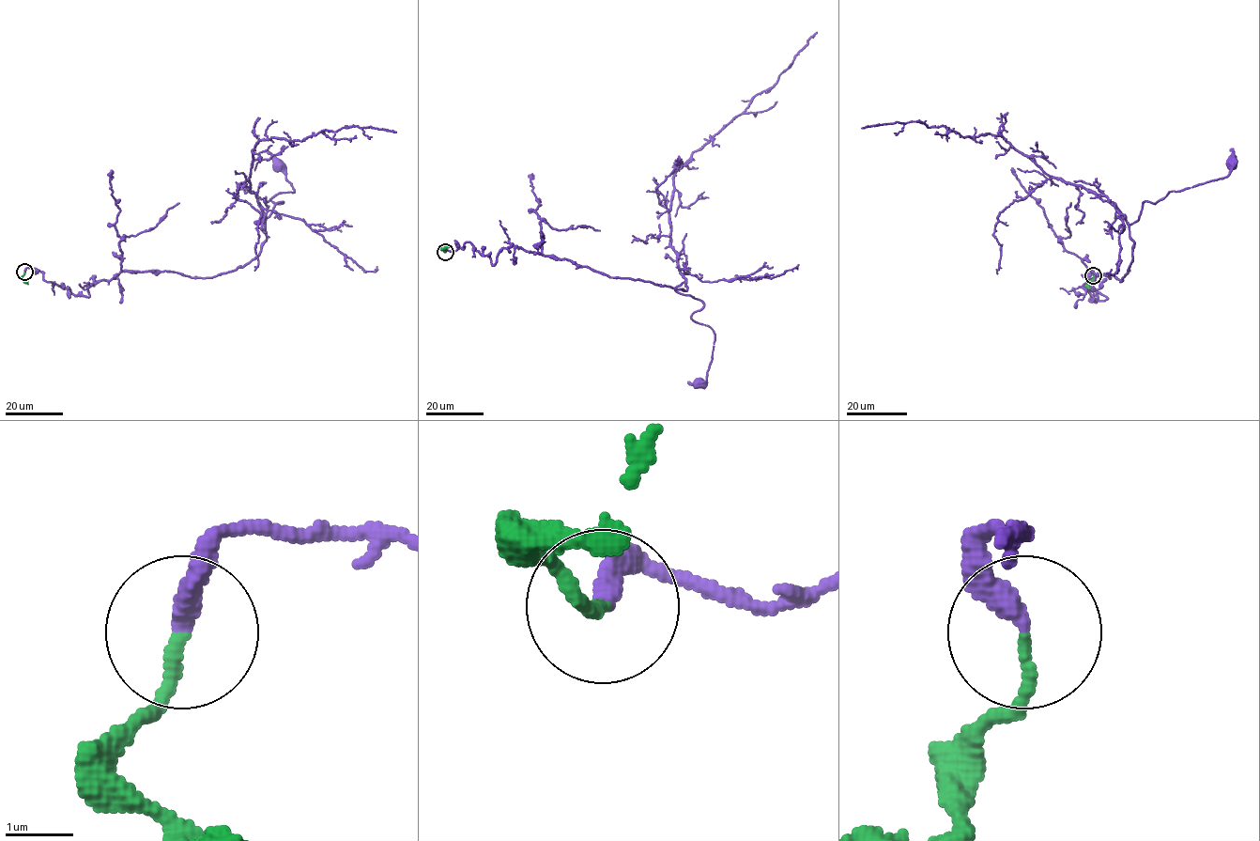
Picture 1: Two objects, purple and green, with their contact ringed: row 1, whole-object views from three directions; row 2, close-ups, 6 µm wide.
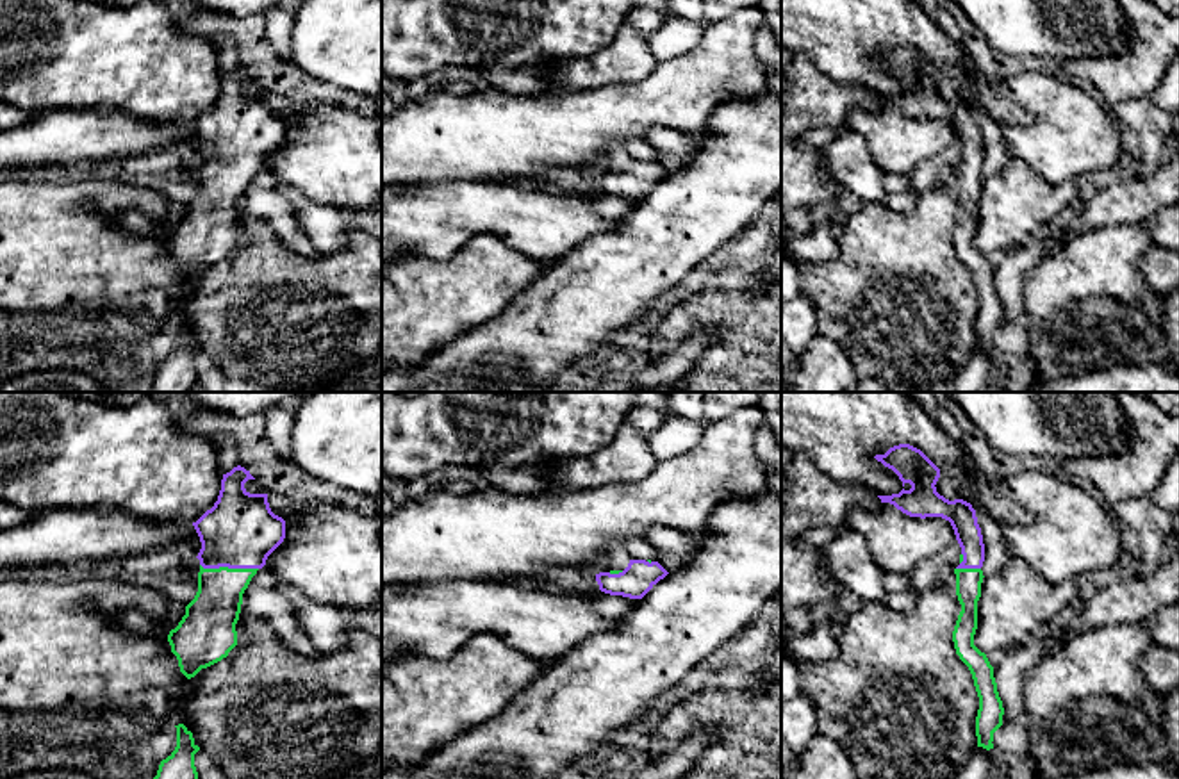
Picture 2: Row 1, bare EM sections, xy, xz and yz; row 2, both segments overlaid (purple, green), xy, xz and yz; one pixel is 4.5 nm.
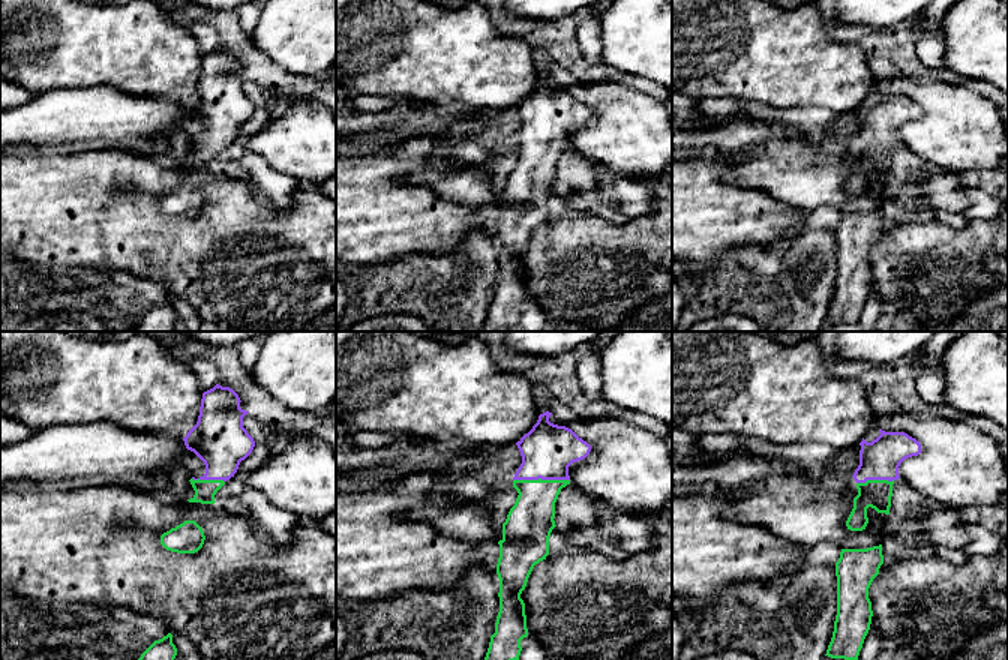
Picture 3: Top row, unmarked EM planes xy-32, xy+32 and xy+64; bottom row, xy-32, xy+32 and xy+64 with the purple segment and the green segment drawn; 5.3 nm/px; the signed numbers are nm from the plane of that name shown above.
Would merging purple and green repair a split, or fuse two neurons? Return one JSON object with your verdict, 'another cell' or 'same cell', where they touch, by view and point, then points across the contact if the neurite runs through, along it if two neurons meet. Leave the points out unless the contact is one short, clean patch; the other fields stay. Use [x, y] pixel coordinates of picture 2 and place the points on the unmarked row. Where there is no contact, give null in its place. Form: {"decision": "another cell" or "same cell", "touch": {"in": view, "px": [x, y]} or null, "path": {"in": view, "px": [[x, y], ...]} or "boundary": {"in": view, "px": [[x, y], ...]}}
{"decision": "same cell", "touch": {"in": "xy", "px": [229, 168]}, "path": {"in": "xy", "px": [[239, 132], [229, 168], [211, 218]]}}

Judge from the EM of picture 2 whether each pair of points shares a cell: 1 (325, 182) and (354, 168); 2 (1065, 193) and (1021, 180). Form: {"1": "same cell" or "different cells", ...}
{"1": "same cell", "2": "same cell"}

